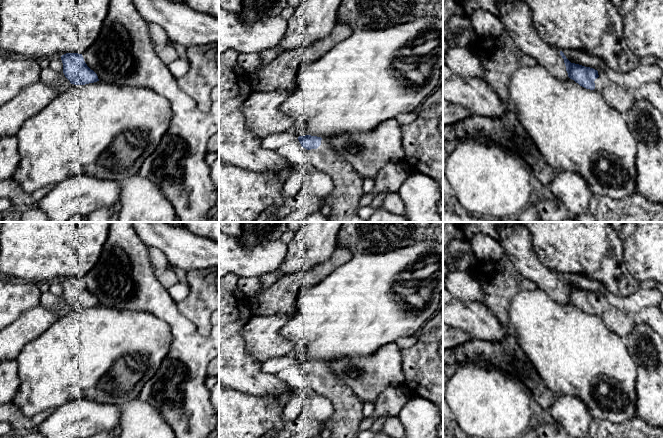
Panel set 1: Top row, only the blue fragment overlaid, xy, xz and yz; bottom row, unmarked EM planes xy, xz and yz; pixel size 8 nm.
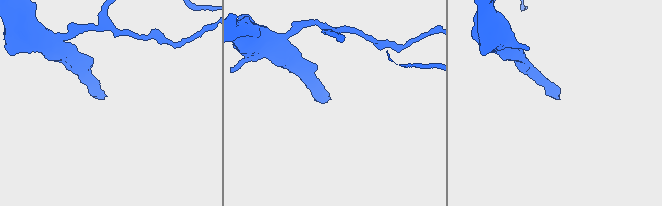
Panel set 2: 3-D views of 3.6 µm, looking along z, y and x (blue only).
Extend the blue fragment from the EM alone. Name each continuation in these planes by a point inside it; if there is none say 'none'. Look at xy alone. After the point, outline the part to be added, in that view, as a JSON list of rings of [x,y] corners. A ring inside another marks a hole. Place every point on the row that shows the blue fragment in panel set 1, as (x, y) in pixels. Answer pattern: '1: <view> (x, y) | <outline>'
none

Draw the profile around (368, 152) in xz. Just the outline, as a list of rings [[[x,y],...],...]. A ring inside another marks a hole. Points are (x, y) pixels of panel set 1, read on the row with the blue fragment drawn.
[[[388,119],[376,128],[355,133],[341,133],[327,139],[337,156],[347,161],[362,178],[374,178],[386,165],[404,160],[402,125],[396,119]]]

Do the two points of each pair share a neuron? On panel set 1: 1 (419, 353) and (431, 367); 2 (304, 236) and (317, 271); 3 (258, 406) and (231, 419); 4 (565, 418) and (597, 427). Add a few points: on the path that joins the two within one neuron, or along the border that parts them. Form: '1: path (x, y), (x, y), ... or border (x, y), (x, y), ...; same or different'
1: path (422, 356), (428, 364); same
2: border (334, 251), (326, 259), (292, 273); different
3: path (251, 413), (245, 419), (238, 419); same
4: border (591, 419), (588, 427); different

